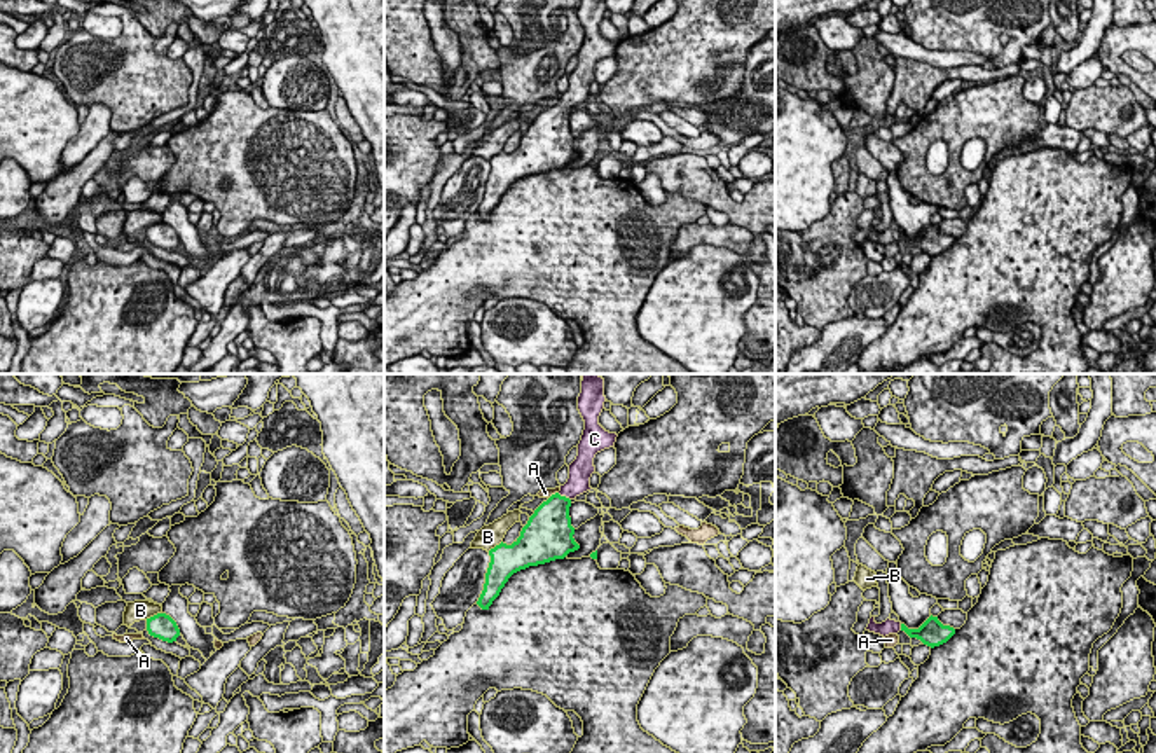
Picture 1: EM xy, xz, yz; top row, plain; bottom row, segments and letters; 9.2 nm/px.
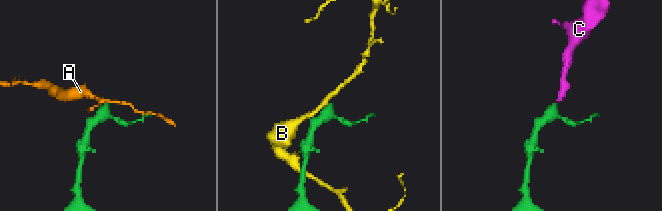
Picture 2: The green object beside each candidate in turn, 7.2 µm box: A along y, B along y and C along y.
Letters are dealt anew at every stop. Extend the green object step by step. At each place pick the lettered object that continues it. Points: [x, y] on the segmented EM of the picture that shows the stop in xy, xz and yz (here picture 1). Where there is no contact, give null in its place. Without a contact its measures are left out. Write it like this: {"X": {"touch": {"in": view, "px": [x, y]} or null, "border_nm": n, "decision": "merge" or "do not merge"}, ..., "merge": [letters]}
{"A": {"touch": {"in": "xz", "px": [552, 495]}, "border_nm": 120, "decision": "do not merge"}, "B": {"touch": {"in": "xy", "px": [154, 615]}, "border_nm": 170, "decision": "do not merge"}, "C": {"touch": {"in": "xz", "px": [564, 497]}, "border_nm": 140, "decision": "merge"}, "merge": ["C"]}

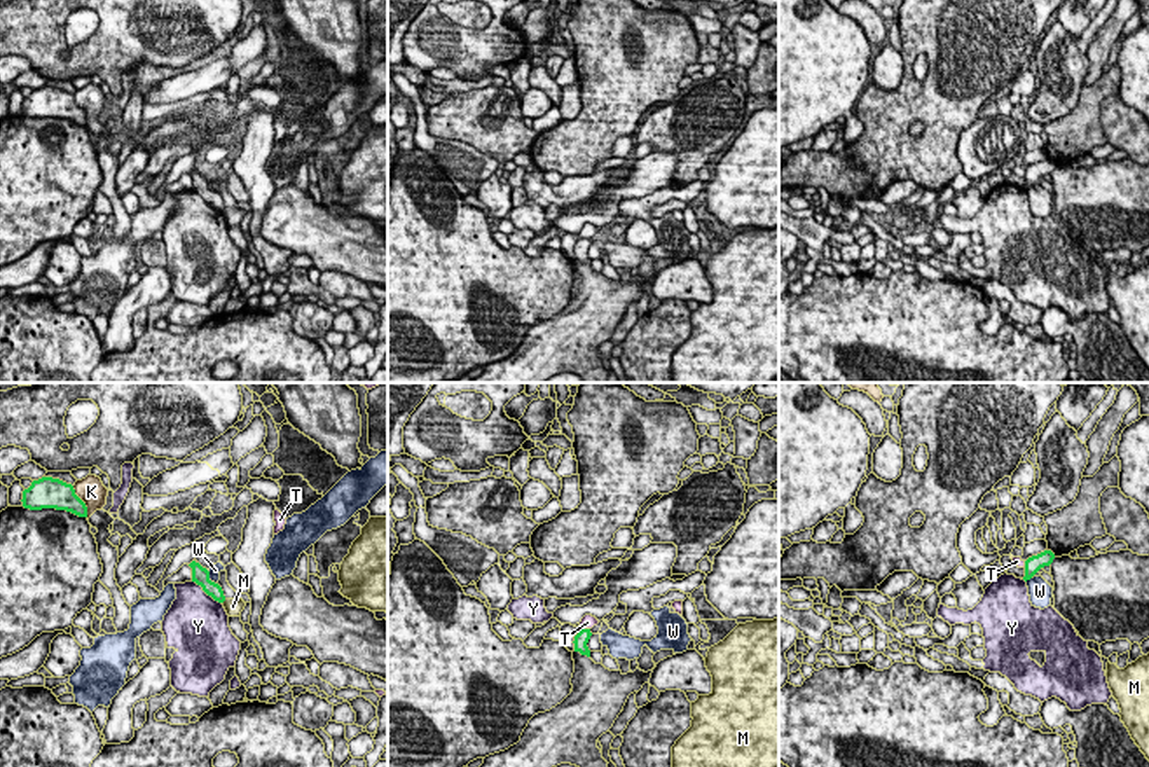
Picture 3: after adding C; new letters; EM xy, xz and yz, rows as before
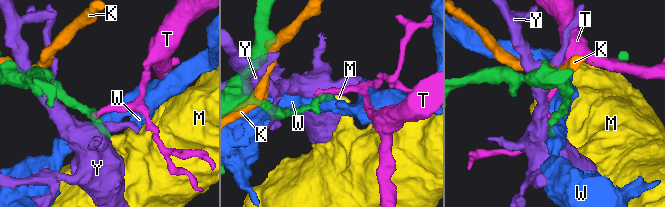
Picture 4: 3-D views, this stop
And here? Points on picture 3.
{"K": {"touch": {"in": "xy", "px": [82, 502]}, "border_nm": 320, "decision": "do not merge"}, "M": {"touch": null, "decision": "do not merge"}, "T": {"touch": {"in": "xz", "px": [585, 629]}, "border_nm": 80, "decision": "do not merge"}, "W": {"touch": {"in": "xy", "px": [208, 579]}, "border_nm": 180, "decision": "do not merge"}, "Y": {"touch": {"in": "xy", "px": [206, 593]}, "border_nm": 360, "decision": "do not merge"}, "merge": []}

